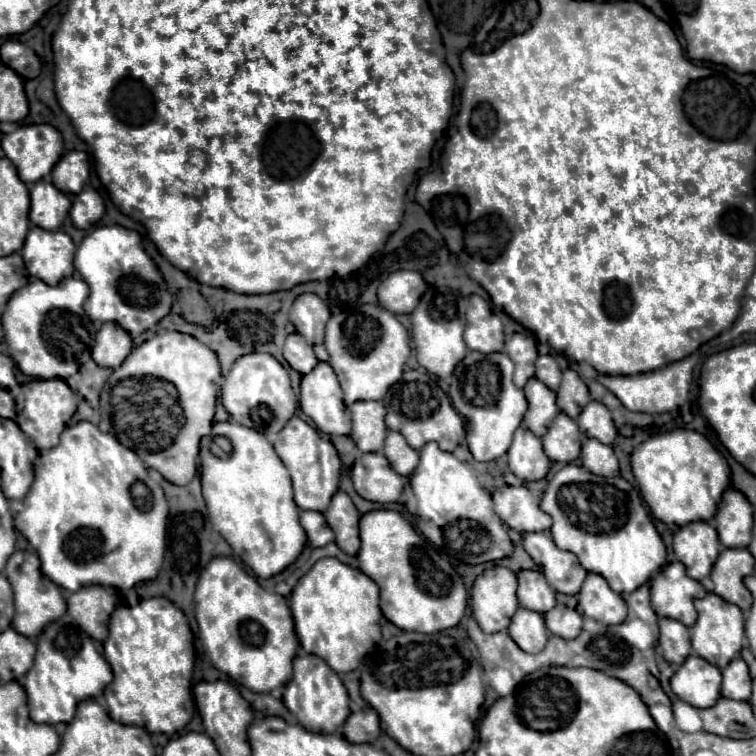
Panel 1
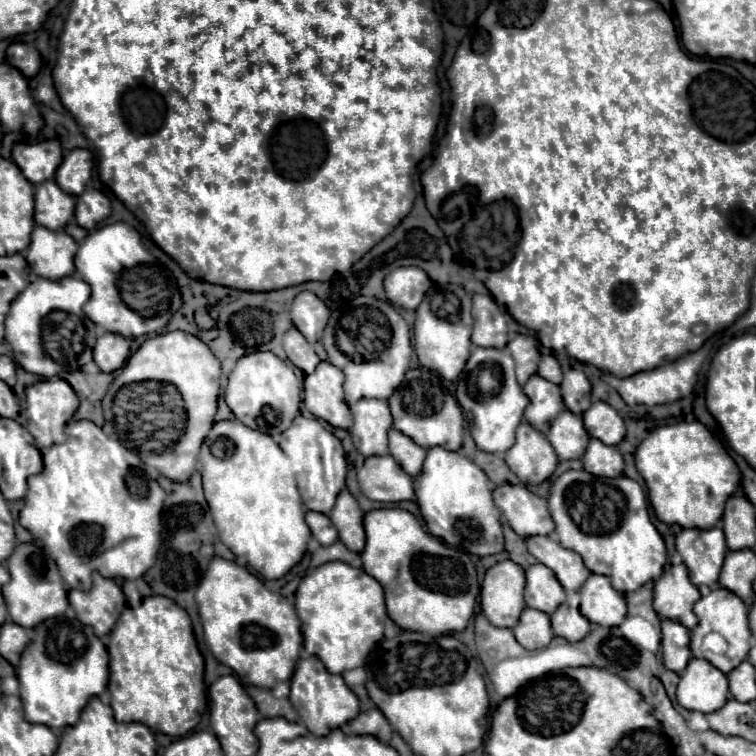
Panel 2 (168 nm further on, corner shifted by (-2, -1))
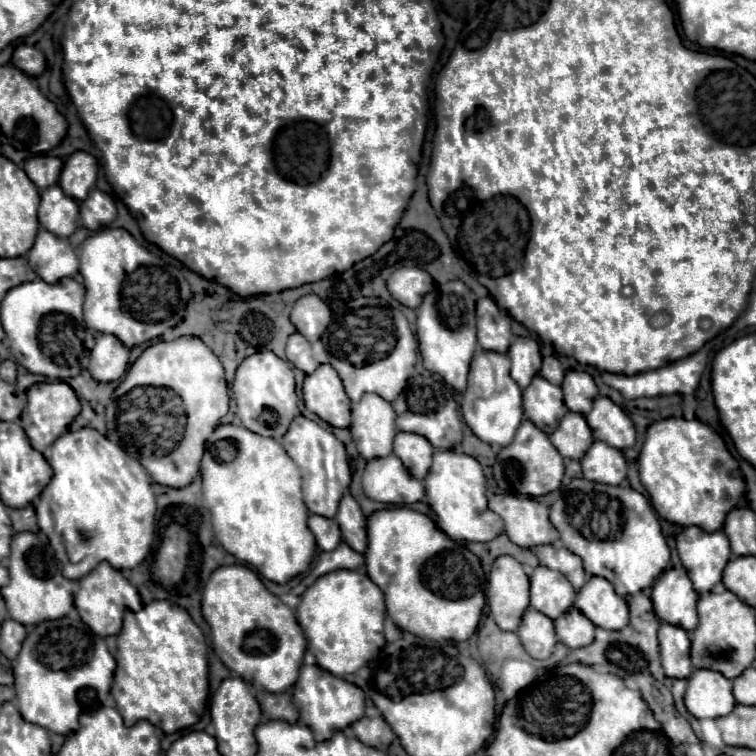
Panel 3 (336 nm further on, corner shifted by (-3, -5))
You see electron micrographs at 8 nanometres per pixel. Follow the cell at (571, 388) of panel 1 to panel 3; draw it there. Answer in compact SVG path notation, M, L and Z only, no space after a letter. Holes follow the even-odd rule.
M568 371L562 383L566 407L574 413L586 415L598 397L598 387L594 379L584 371Z

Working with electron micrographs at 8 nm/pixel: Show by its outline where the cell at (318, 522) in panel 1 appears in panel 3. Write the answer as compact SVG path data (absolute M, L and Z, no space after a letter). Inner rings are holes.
M310 515L308 527L314 533L316 543L322 551L334 551L338 547L338 543L342 541L340 527L338 527L336 519L328 519L322 515Z

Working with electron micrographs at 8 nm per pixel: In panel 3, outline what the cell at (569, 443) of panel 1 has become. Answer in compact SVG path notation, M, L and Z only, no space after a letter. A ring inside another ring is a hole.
M568 411L562 417L558 429L550 435L550 441L562 457L580 461L582 455L590 449L590 443L594 443L594 437L584 415Z

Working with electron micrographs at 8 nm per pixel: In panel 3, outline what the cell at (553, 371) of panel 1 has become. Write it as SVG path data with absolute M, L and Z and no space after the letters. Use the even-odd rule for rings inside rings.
M544 357L540 375L542 375L544 379L548 379L550 383L560 385L562 379L564 379L564 369L562 369L562 365L560 365L560 361L558 361L556 357Z

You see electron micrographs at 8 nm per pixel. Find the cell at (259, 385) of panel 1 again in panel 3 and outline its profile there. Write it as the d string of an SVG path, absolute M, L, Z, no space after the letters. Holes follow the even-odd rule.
M258 351L246 357L238 369L234 383L230 385L236 399L236 415L242 425L258 435L280 439L292 419L298 415L298 397L294 391L294 373L286 361L276 357L272 351Z

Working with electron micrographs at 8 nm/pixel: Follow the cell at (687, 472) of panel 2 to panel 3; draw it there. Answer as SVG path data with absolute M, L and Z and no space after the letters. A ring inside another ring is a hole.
M662 419L648 427L638 457L640 481L650 493L658 515L682 527L696 525L704 531L722 529L724 515L744 497L746 483L738 461L726 449L722 437L698 419Z

